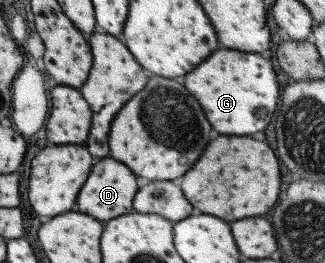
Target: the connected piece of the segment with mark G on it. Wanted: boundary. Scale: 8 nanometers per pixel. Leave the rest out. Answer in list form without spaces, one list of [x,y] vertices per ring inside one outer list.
[[[216,50],[184,76],[184,86],[198,100],[206,120],[218,134],[246,136],[264,130],[276,110],[278,84],[274,72],[276,70],[270,68],[270,62],[258,54]]]

